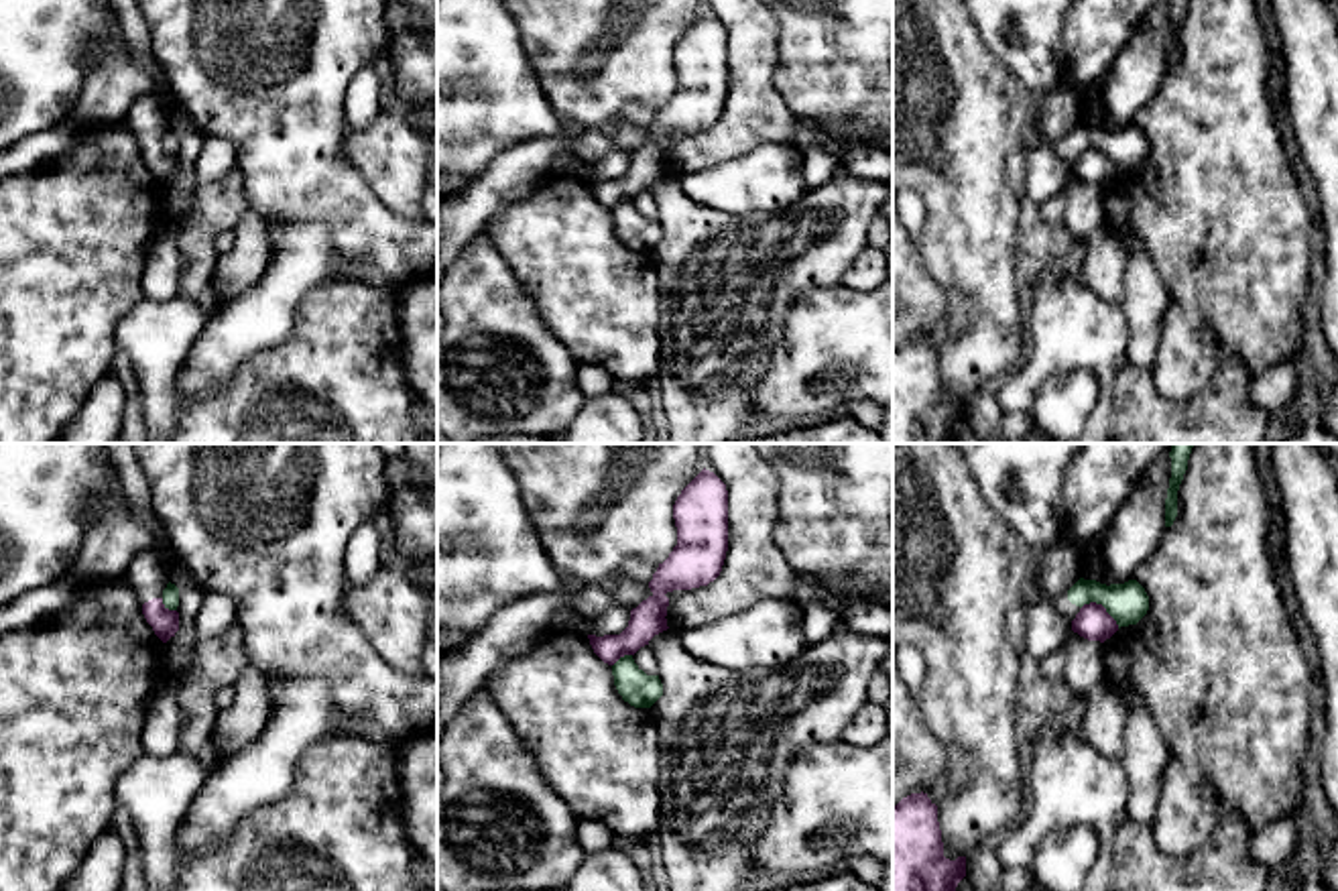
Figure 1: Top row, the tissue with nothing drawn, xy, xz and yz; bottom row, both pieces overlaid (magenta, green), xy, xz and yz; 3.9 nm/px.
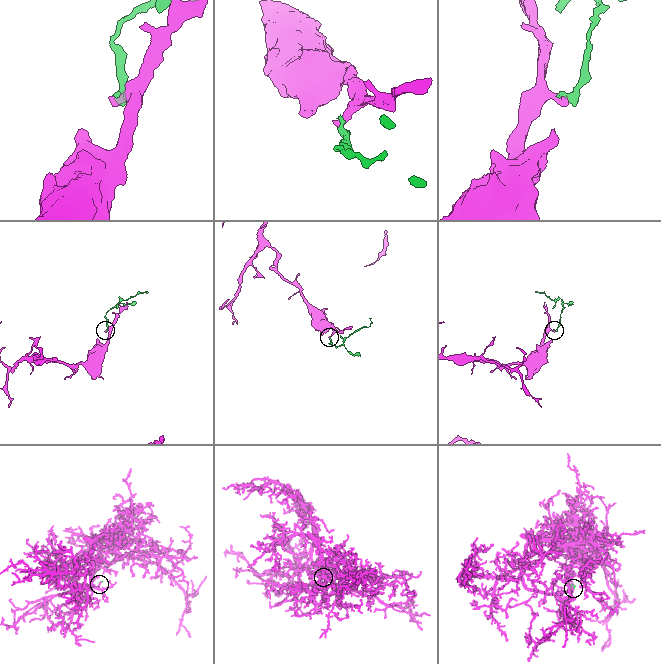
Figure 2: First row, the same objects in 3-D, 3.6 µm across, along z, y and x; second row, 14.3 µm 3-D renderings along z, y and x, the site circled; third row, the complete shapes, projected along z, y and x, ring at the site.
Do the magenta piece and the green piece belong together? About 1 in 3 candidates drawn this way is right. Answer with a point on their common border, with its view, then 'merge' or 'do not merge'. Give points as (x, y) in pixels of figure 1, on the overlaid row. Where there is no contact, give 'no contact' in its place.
yz (1103, 607) | do not merge

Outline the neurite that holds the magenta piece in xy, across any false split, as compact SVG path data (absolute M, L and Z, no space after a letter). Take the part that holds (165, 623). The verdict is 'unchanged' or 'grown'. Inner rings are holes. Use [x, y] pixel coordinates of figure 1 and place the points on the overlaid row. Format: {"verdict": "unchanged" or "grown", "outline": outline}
{"verdict": "grown", "outline": "M140 551L132 557L122 578L142 604L142 614L155 635L167 643L179 631L179 612L163 604L163 590L169 584L169 570L155 551Z"}

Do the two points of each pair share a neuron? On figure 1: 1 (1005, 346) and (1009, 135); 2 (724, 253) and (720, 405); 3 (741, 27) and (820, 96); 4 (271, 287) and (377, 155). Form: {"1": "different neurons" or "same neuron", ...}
{"1": "same neuron", "2": "same neuron", "3": "different neurons", "4": "different neurons"}

